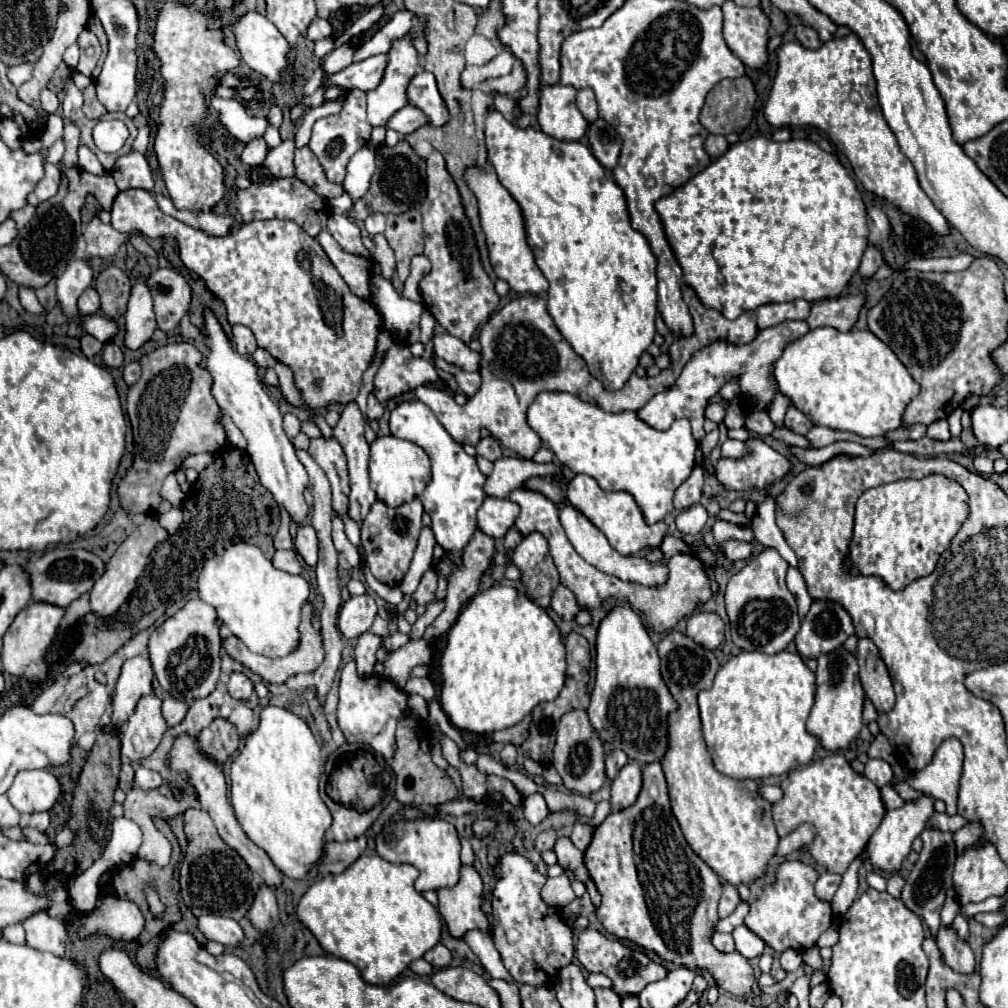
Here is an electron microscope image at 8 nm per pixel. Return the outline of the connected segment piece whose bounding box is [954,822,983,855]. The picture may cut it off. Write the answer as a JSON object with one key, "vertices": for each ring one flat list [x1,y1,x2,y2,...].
{"vertices":[[978,822,966,824,963,828,954,833,954,841,957,854,959,855,965,849,972,846,982,835,982,826]]}

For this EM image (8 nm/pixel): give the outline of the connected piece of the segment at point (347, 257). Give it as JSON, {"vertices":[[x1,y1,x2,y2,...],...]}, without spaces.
{"vertices":[[326,230,320,232,318,242,324,248,324,252,328,254,334,268,340,272,340,276,350,286,352,294,356,294,358,298,368,302,370,300,370,278,372,278,372,268,374,268,372,260,344,252,340,248,340,244]]}

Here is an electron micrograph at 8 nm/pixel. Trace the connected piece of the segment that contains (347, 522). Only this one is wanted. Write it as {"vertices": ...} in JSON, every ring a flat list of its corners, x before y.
{"vertices":[[334,512,334,516,338,516,338,518,344,522,344,528,346,528,346,536,348,536,348,540,350,540,354,546,360,548,360,526,358,526,348,514,338,514,338,512]]}

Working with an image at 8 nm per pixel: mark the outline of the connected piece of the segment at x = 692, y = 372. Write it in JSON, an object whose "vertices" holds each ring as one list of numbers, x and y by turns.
{"vertices":[[786,320,778,326,772,328,764,328,760,330,760,334,744,346,734,346,734,344,726,344,726,342,712,342,710,346,702,348,700,352,696,352,692,356,692,360,686,364,684,372,680,374,680,378,676,380,676,384,656,396,652,396,652,400,648,400,648,404,644,404,636,416,640,416,640,420,644,420,648,426,656,428,656,430,668,430,670,424,678,418,686,418,692,424,692,434,696,438,697,450,695,453,695,463,702,463,702,438,704,438,704,408,708,404,708,398,712,398,714,394,718,394,718,390,732,378,738,376,740,378,740,388,742,388,742,396,750,402,752,410,764,410,768,402,772,402,770,406,770,418,776,426,784,428,784,412,790,406,790,400,786,396,780,394,776,382,770,378,770,372,774,368,774,362,780,358,784,346,794,340,804,336,810,330,810,326,806,322,800,320]]}

